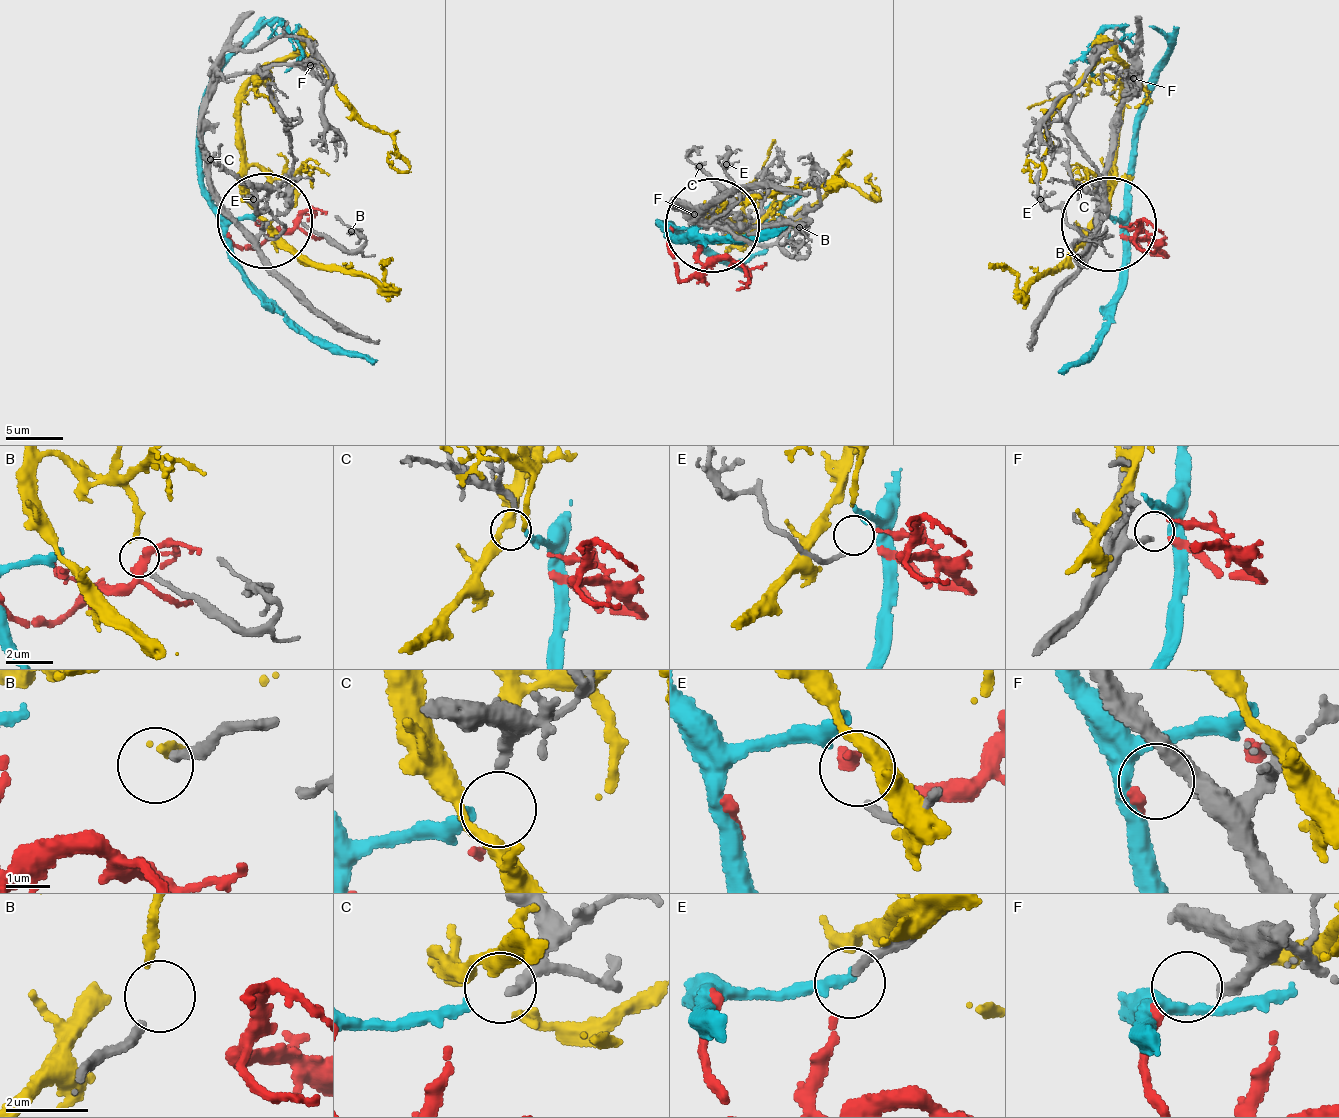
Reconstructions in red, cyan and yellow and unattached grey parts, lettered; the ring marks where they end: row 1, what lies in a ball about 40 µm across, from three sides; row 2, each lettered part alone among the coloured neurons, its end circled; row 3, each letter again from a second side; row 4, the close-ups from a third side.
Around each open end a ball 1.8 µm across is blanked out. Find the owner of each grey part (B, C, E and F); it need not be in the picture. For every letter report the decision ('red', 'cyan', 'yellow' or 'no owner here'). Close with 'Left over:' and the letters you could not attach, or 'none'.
B: yellow
C: cyan
E: no owner here
F: red
Left over: E

